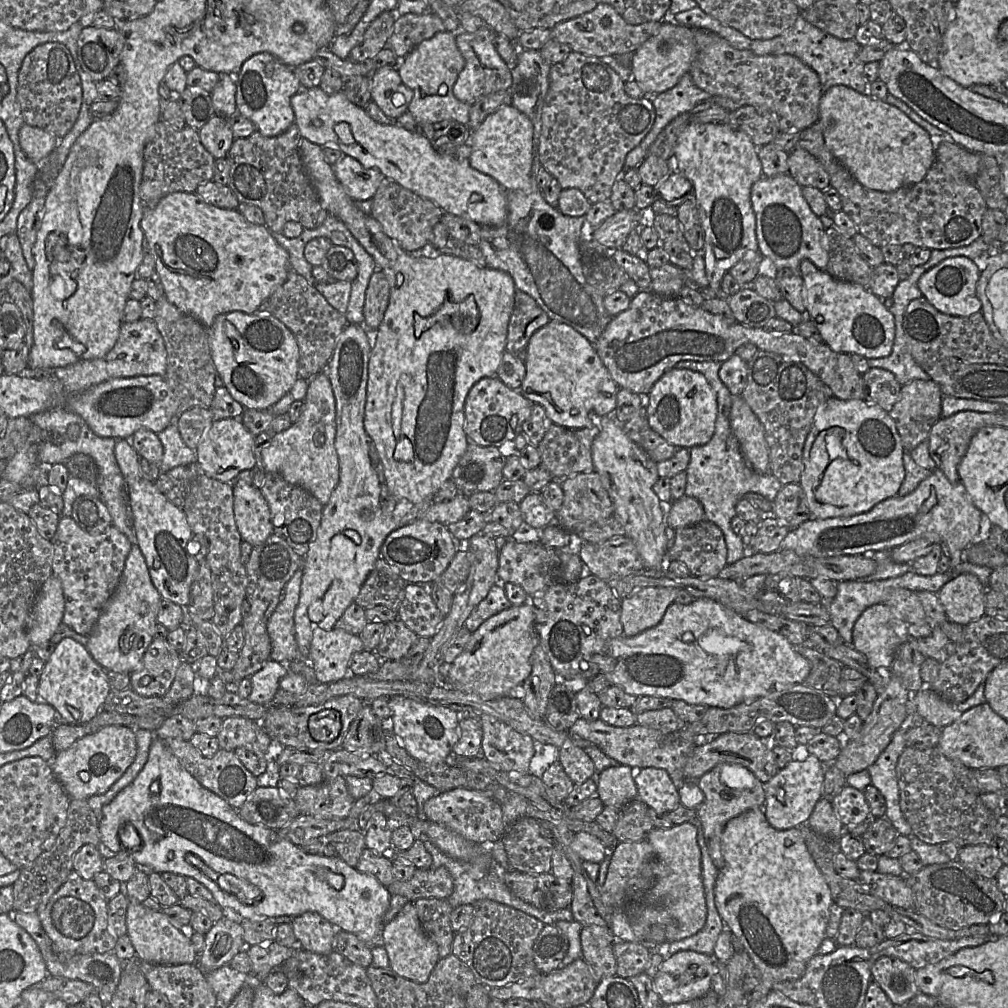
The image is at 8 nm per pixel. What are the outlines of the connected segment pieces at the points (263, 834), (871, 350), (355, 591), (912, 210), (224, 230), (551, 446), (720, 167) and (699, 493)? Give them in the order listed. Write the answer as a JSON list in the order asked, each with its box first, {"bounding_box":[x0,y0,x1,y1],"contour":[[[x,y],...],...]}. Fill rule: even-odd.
[{"bounding_box":[99,739,391,947],"contour":[[[163,739],[153,740],[148,760],[134,781],[122,789],[109,804],[103,806],[99,830],[104,850],[113,853],[128,851],[138,870],[152,870],[159,874],[172,872],[194,878],[212,893],[219,906],[232,909],[244,919],[295,917],[305,912],[316,912],[338,927],[338,931],[356,935],[369,947],[381,945],[383,917],[391,898],[387,887],[372,875],[359,872],[348,865],[337,855],[326,857],[307,854],[276,830],[248,823],[240,817],[237,810],[203,787],[187,772]],[[126,826],[132,826],[140,838],[140,845],[132,850],[126,849],[121,842],[121,829]],[[230,875],[256,886],[261,892],[260,900],[254,904],[246,904],[224,891],[217,882]]]},{"bounding_box":[799,260,895,359],"contour":[[[809,260],[800,263],[799,274],[805,289],[806,317],[815,323],[826,345],[834,352],[859,354],[866,359],[890,355],[895,337],[894,316],[879,297],[859,284],[832,277]]]},{"bounding_box":[294,323,470,658],"contour":[[[350,323],[338,336],[333,354],[325,371],[322,371],[330,380],[336,403],[335,449],[339,459],[340,479],[323,508],[317,536],[302,559],[301,588],[294,612],[294,627],[298,647],[305,658],[314,629],[334,629],[346,608],[355,602],[363,583],[380,558],[384,540],[392,531],[418,519],[449,525],[470,511],[468,496],[459,492],[447,502],[415,505],[403,517],[388,516],[382,512],[380,482],[371,464],[364,428],[370,351],[363,328]]]},{"bounding_box":[796,122,989,250],"contour":[[[816,122],[801,131],[796,144],[813,155],[829,175],[830,186],[837,190],[842,211],[854,222],[859,234],[882,248],[912,244],[930,250],[945,250],[970,245],[981,237],[984,212],[989,209],[973,182],[957,183],[941,171],[941,164],[930,168],[924,179],[894,192],[865,188],[827,148],[822,126]]]},{"bounding_box":[141,192,290,328],"contour":[[[173,192],[173,193],[166,195],[157,203],[157,205],[154,208],[145,209],[144,215],[143,215],[142,220],[141,220],[141,228],[142,228],[143,233],[144,233],[144,254],[145,254],[145,247],[146,247],[146,250],[149,250],[152,253],[152,255],[154,256],[155,265],[156,265],[155,271],[159,274],[159,276],[161,278],[162,284],[163,284],[164,289],[165,289],[166,298],[168,299],[169,302],[174,304],[180,310],[193,316],[194,318],[196,318],[206,328],[210,328],[210,326],[213,324],[215,318],[219,314],[232,312],[232,311],[241,311],[241,312],[244,312],[247,314],[256,313],[258,311],[258,308],[261,305],[261,303],[264,300],[268,299],[269,296],[281,284],[283,284],[285,282],[285,280],[287,278],[288,271],[290,270],[288,252],[281,245],[279,245],[279,243],[274,239],[272,232],[267,228],[266,225],[257,225],[257,224],[253,224],[253,223],[249,222],[247,219],[245,219],[245,217],[237,209],[224,209],[224,208],[214,206],[210,203],[207,203],[196,192]]]},{"bounding_box":[537,424,599,481],"contour":[[[552,424],[537,446],[541,466],[559,481],[578,473],[594,471],[592,444],[599,426],[569,429]]]},{"bounding_box":[674,123,763,290],"contour":[[[691,123],[679,135],[674,152],[675,170],[692,184],[705,233],[703,255],[709,286],[721,290],[724,275],[739,262],[748,251],[757,251],[756,217],[751,204],[751,189],[763,177],[757,147],[749,136],[727,123]]]},{"bounding_box":[676,360,782,564],"contour":[[[684,360],[676,364],[676,368],[692,370],[701,373],[717,398],[717,419],[715,431],[711,440],[702,445],[690,448],[690,461],[685,471],[685,496],[697,499],[703,506],[705,520],[716,524],[723,532],[727,546],[727,564],[733,564],[743,558],[748,549],[744,546],[741,537],[731,528],[731,520],[736,516],[736,505],[748,493],[757,493],[767,500],[774,502],[782,484],[772,474],[755,472],[743,457],[738,440],[731,431],[732,395],[719,378],[721,363],[713,361]]]}]

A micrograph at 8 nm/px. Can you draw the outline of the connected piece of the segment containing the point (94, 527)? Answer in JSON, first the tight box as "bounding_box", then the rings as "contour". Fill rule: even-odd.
{"bounding_box":[71,496,112,535],"contour":[[[95,496],[77,497],[72,505],[71,517],[82,530],[92,535],[104,532],[112,524],[107,506]]]}

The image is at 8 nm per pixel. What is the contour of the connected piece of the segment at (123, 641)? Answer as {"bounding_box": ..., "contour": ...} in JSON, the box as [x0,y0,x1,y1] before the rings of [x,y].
{"bounding_box":[87,544,161,673],"contour":[[[138,544],[132,545],[119,583],[88,636],[87,650],[105,670],[132,673],[154,639],[161,595],[154,586]]]}

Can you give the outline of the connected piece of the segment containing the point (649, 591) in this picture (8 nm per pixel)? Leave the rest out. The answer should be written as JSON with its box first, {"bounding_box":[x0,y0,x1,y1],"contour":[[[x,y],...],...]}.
{"bounding_box":[621,586,678,636],"contour":[[[649,586],[621,600],[623,635],[636,636],[659,624],[667,608],[675,602],[678,589]]]}

